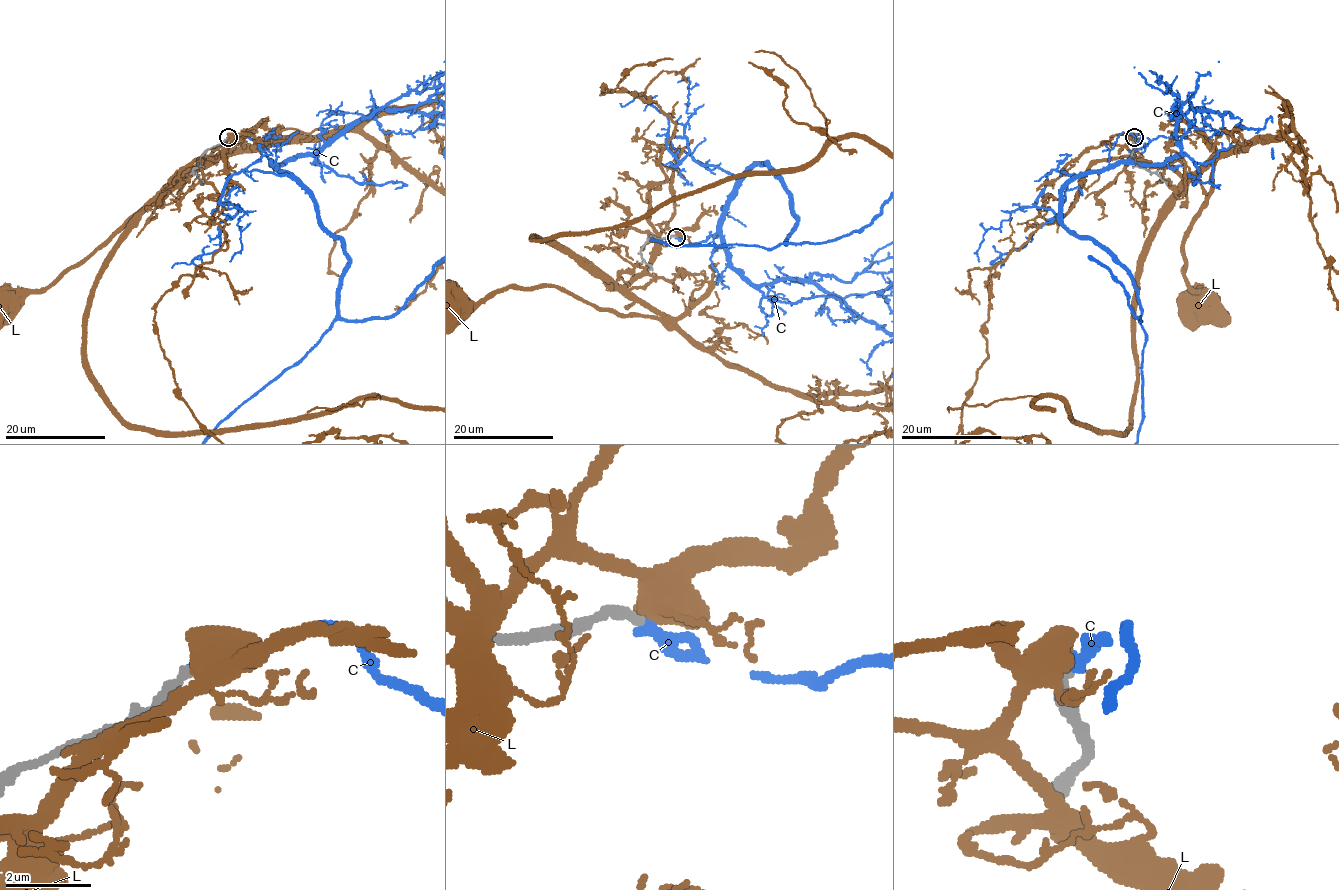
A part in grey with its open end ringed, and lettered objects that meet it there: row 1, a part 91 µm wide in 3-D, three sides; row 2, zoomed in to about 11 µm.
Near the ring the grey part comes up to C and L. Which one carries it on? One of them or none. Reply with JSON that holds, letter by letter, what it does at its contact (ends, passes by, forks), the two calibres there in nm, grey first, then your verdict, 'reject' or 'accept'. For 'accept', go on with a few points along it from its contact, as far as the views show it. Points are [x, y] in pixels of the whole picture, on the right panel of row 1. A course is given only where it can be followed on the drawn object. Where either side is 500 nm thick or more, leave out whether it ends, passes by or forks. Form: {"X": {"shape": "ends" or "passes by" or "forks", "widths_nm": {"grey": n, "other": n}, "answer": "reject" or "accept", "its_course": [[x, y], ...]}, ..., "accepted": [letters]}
{"C": {"shape": "ends", "widths_nm": {"grey": 280, "other": 320}, "answer": "accept"}, "L": {"shape": "forks", "widths_nm": {"grey": 280, "other": 380}, "answer": "reject"}, "accepted": ["C"]}

